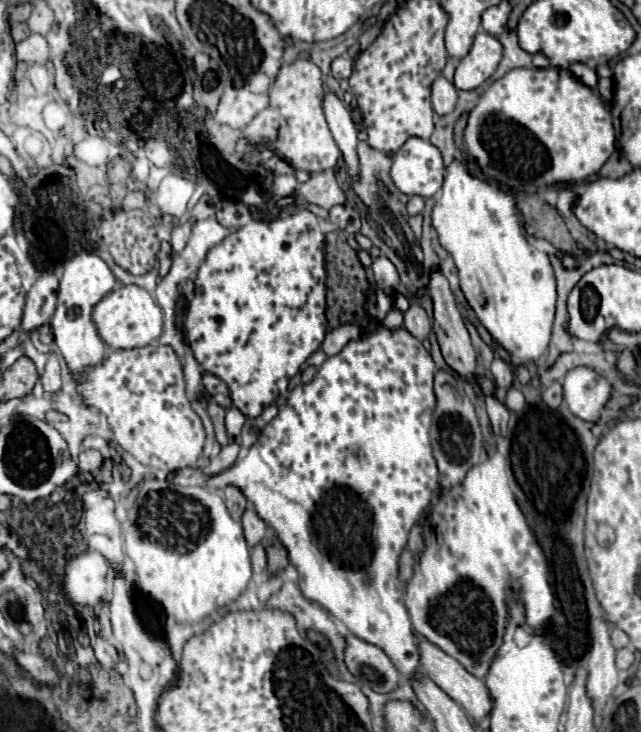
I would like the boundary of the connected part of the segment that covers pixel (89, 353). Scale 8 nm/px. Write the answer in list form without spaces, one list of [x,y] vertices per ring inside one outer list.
[[[81,252],[73,256],[63,270],[59,282],[59,302],[51,318],[51,330],[55,344],[61,350],[73,376],[77,376],[81,368],[89,368],[89,364],[99,364],[105,356],[105,342],[101,340],[97,326],[93,322],[93,308],[99,304],[103,296],[107,296],[113,290],[113,286],[115,286],[115,276],[97,254]]]

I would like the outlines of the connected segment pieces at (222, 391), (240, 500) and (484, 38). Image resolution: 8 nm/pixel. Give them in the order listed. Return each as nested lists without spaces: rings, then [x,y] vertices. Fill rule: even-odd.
[[[203,374],[203,386],[205,390],[227,410],[233,402],[231,402],[231,396],[229,396],[229,388],[223,380],[219,380],[217,376],[213,374]]]
[[[227,486],[227,488],[223,490],[223,494],[225,494],[225,504],[227,504],[229,514],[239,522],[243,510],[245,510],[245,506],[247,506],[247,498],[245,498],[243,492],[241,492],[239,488],[235,488],[235,486]]]
[[[479,32],[465,58],[459,60],[455,70],[455,86],[459,90],[475,90],[481,86],[497,68],[503,46],[495,36]]]

